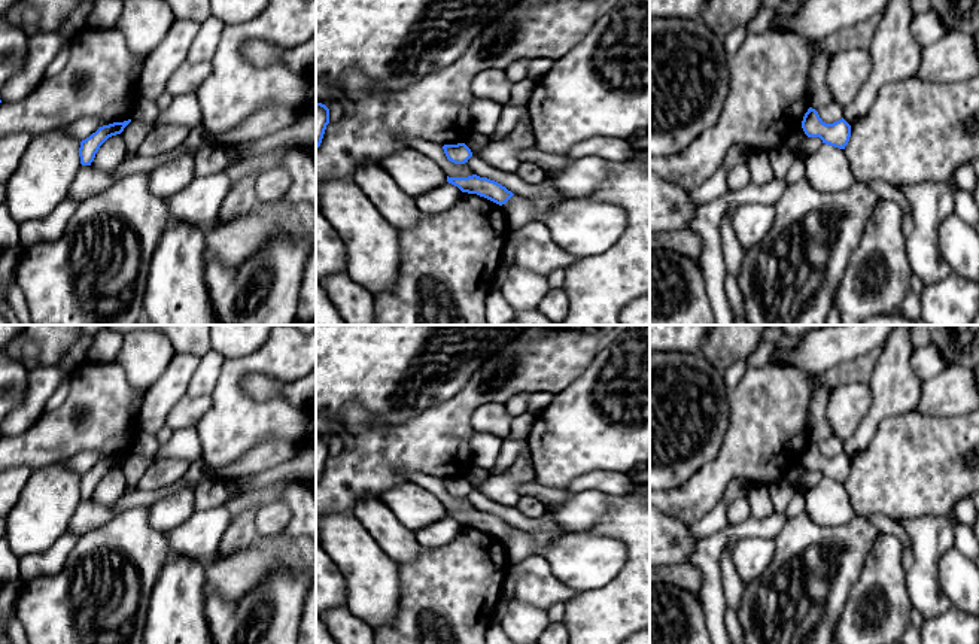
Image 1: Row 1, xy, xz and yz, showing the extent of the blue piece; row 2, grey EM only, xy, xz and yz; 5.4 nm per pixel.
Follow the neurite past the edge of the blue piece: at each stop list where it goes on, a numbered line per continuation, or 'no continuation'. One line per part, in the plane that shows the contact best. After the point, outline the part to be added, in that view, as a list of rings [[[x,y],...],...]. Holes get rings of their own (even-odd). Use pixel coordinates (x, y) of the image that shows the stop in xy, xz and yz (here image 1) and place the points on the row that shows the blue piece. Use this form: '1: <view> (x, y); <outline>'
no continuation

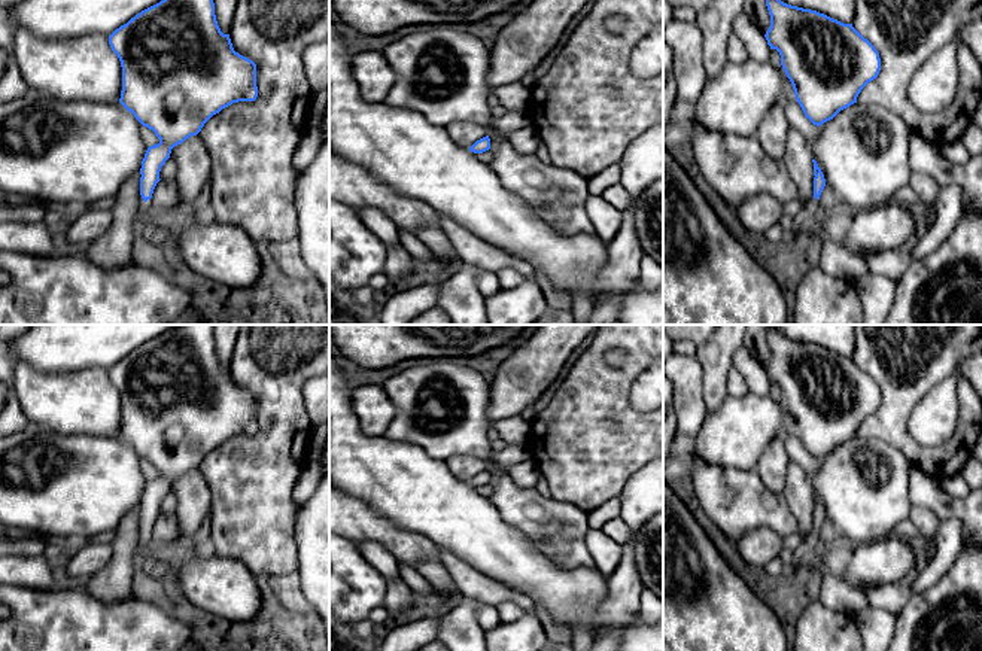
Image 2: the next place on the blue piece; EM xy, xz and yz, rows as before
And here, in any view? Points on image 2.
1: xy (146, 210); [[[140,197],[140,209],[139,209],[140,217],[142,219],[151,219],[151,217],[156,217],[156,210],[152,206],[152,200],[148,200],[146,203],[143,201],[143,198]]]

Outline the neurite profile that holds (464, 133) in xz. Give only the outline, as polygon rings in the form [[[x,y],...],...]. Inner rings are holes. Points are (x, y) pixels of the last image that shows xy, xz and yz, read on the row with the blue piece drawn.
[[[456,121],[447,125],[447,133],[452,140],[466,149],[469,149],[477,140],[489,136],[490,131],[490,125],[469,121]]]

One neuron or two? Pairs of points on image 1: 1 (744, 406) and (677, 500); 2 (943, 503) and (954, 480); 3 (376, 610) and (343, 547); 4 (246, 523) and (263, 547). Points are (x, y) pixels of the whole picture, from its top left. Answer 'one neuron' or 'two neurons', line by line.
1: one neuron
2: one neuron
3: one neuron
4: two neurons

